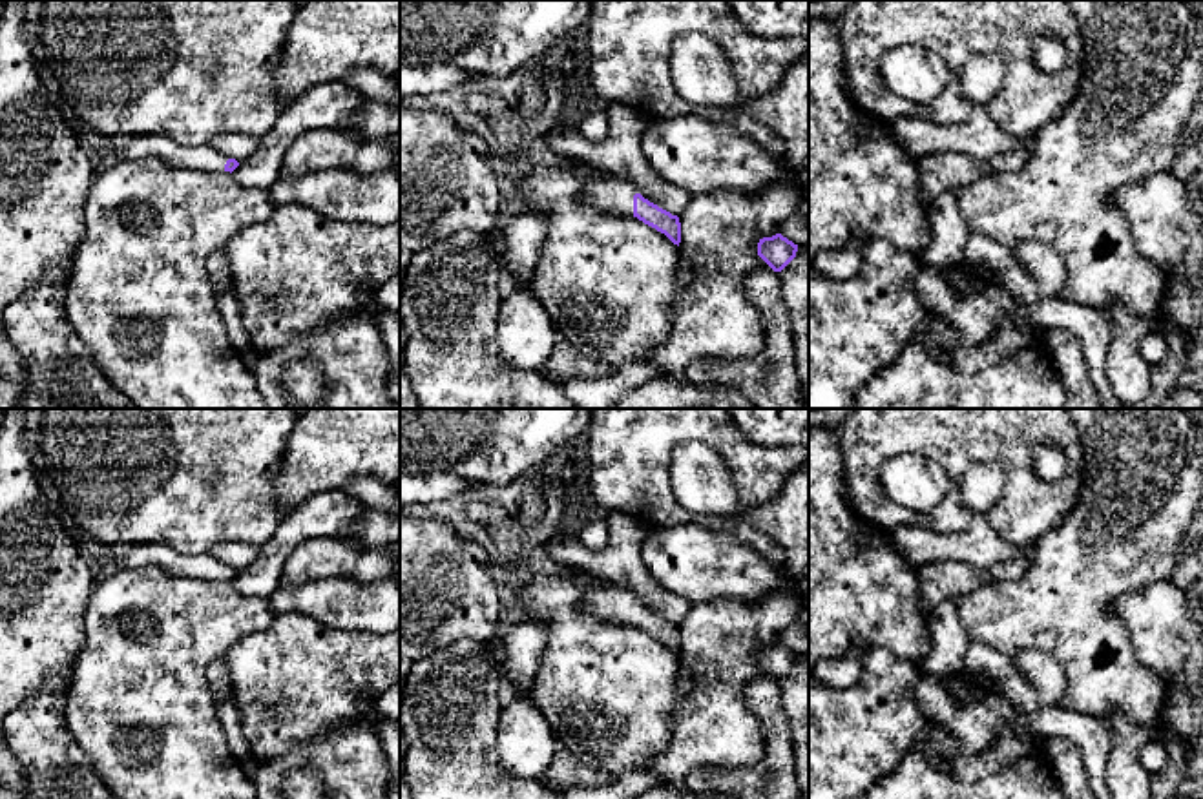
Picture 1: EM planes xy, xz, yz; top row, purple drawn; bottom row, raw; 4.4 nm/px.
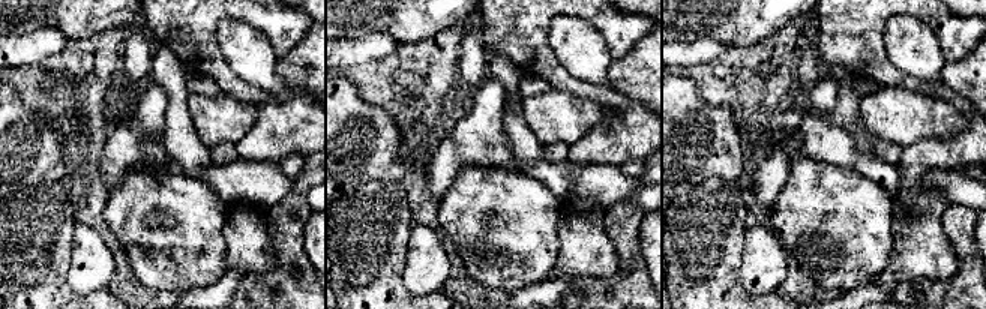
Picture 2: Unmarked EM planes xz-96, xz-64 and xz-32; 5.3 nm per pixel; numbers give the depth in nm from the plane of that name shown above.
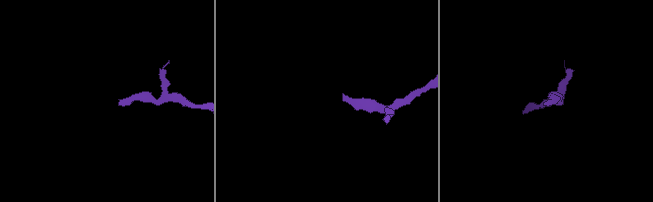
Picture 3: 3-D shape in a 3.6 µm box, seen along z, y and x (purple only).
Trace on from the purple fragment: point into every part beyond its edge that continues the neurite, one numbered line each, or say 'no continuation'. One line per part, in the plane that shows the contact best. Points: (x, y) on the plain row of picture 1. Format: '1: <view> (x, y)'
1: xz (606, 599)

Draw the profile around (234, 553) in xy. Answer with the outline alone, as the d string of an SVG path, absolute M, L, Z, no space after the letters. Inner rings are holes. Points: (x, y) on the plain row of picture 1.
M225 540L215 544L208 553L237 571L246 569L257 556L256 547L239 540Z

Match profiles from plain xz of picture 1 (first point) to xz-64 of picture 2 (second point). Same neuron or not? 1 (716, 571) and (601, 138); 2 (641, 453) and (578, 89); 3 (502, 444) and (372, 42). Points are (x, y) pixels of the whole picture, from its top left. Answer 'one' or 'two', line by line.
1: two
2: one
3: two

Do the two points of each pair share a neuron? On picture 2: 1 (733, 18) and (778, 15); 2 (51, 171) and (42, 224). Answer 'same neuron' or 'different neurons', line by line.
1: same neuron
2: different neurons

